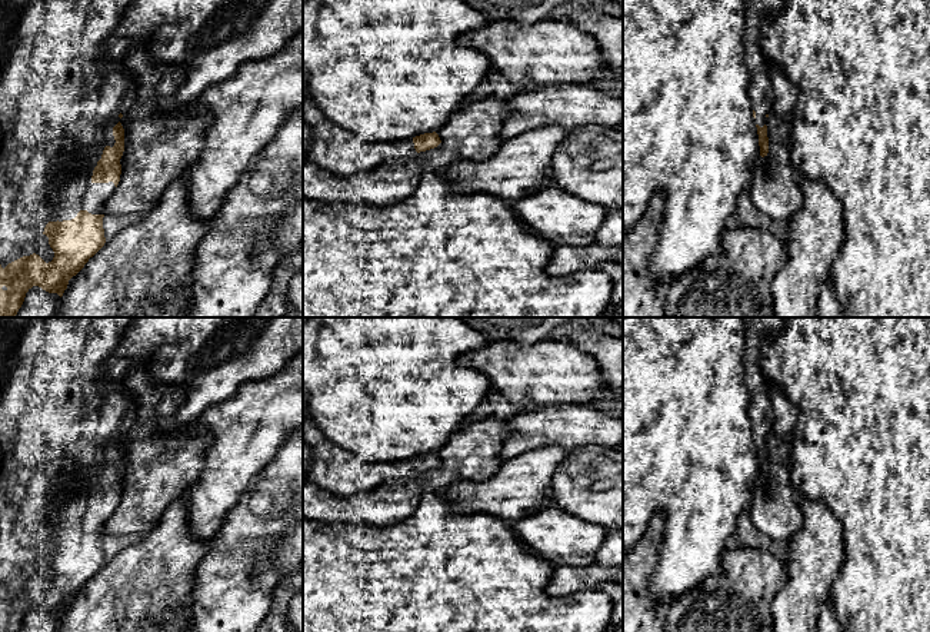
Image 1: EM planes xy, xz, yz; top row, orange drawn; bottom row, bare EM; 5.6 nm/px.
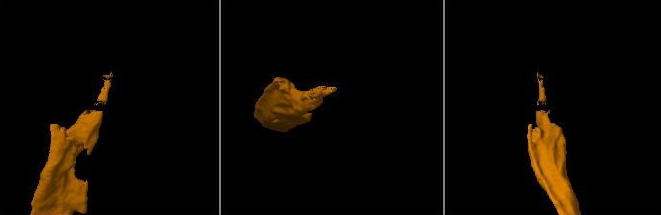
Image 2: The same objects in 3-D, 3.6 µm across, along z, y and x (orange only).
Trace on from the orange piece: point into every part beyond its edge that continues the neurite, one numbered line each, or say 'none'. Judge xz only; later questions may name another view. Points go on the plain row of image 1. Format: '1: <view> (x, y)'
1: xz (340, 472)

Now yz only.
1: yz (756, 329)

